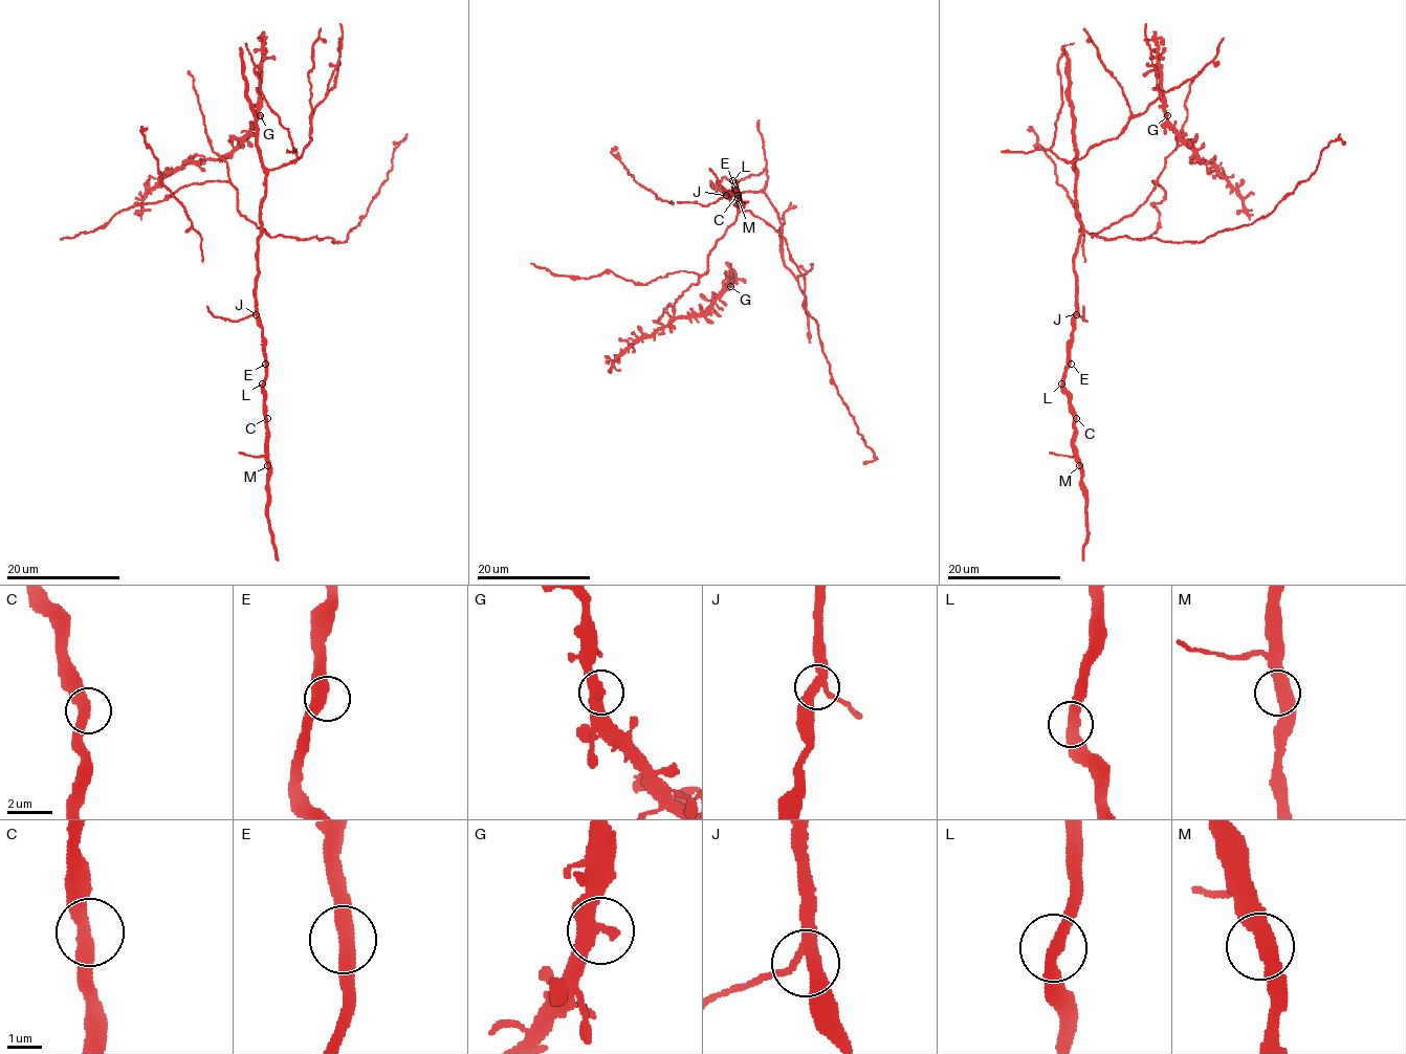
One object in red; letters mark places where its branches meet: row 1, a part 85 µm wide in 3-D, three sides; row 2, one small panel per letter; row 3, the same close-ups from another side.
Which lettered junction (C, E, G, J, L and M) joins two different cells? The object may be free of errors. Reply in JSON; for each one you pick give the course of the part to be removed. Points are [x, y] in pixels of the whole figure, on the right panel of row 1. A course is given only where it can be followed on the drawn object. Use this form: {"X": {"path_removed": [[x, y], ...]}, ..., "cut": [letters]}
{"cut": []}

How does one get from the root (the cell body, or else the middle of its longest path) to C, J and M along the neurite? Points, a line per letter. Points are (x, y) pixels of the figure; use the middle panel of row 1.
C: (738, 207), (728, 199), (728, 194), (726, 195), (736, 188), (734, 182), (738, 195)
J: (738, 207), (728, 199), (728, 194), (726, 195)
M: (738, 207), (728, 199), (728, 194), (726, 195), (736, 188), (734, 182), (738, 198)

